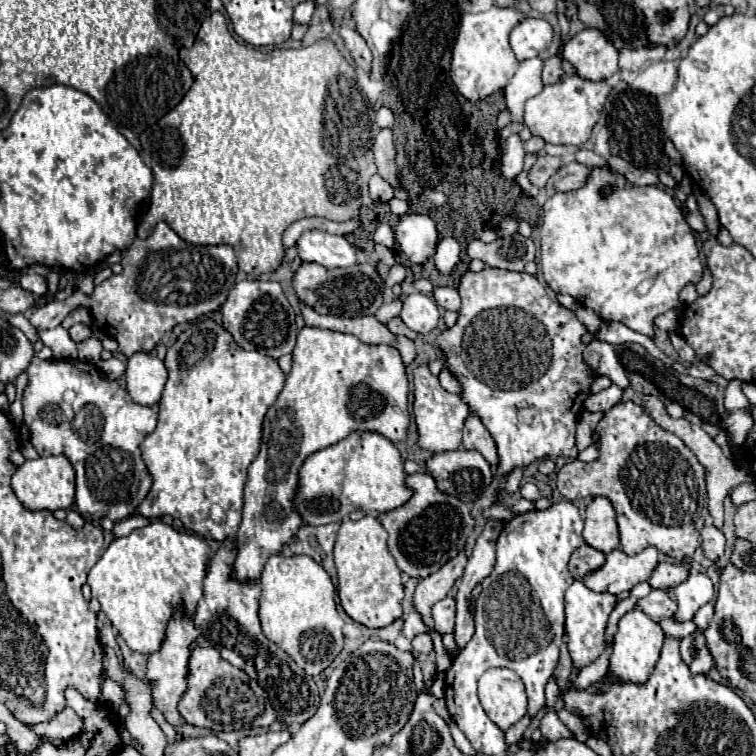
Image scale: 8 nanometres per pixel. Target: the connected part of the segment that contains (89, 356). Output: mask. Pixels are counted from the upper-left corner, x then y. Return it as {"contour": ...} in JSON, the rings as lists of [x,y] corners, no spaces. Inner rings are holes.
{"contour":[[[90,337],[88,341],[82,341],[78,345],[78,359],[88,361],[88,363],[98,363],[100,361],[100,351],[102,351],[100,339]]]}

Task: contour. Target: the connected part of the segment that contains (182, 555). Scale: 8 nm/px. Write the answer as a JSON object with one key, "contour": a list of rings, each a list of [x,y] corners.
{"contour":[[[152,521],[144,529],[134,529],[126,537],[116,537],[88,573],[88,585],[128,647],[150,655],[160,649],[166,625],[178,603],[186,601],[190,613],[198,605],[208,563],[210,547],[204,537],[180,533],[162,521]]]}

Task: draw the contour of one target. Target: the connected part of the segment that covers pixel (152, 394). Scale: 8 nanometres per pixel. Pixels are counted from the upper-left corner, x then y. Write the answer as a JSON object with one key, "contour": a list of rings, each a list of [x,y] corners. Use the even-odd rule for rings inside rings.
{"contour":[[[134,353],[126,365],[126,389],[134,403],[154,407],[164,391],[168,371],[164,361],[150,353]]]}

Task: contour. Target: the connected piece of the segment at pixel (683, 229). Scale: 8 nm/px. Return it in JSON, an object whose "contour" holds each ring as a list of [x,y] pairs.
{"contour":[[[608,165],[606,167],[592,167],[590,169],[590,175],[588,175],[588,181],[584,183],[584,187],[576,189],[576,191],[568,191],[568,193],[554,193],[546,203],[544,203],[544,217],[542,217],[542,227],[540,227],[540,237],[542,237],[542,255],[540,255],[540,265],[542,265],[542,275],[544,275],[544,281],[550,285],[552,291],[556,293],[568,293],[572,295],[580,305],[592,309],[596,315],[600,315],[600,319],[604,321],[618,321],[618,323],[624,323],[626,327],[654,339],[654,319],[658,315],[662,315],[664,311],[668,311],[680,305],[679,293],[680,289],[686,285],[686,283],[698,283],[702,279],[702,273],[704,273],[704,267],[702,267],[702,261],[700,261],[700,251],[698,251],[698,245],[696,245],[696,237],[694,237],[694,231],[690,229],[688,221],[684,219],[682,215],[682,209],[678,207],[676,199],[664,191],[664,189],[658,189],[658,187],[636,187],[632,185],[622,173],[616,173],[614,169],[610,169]]]}

